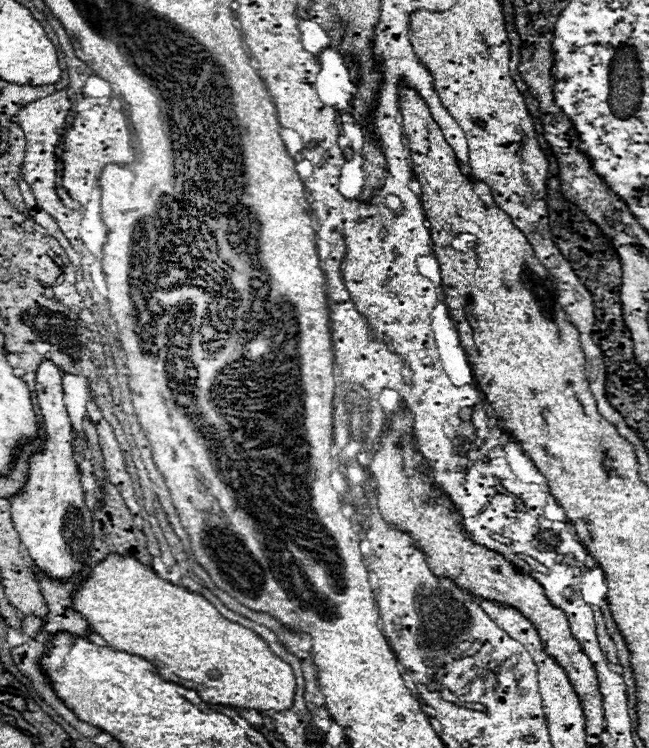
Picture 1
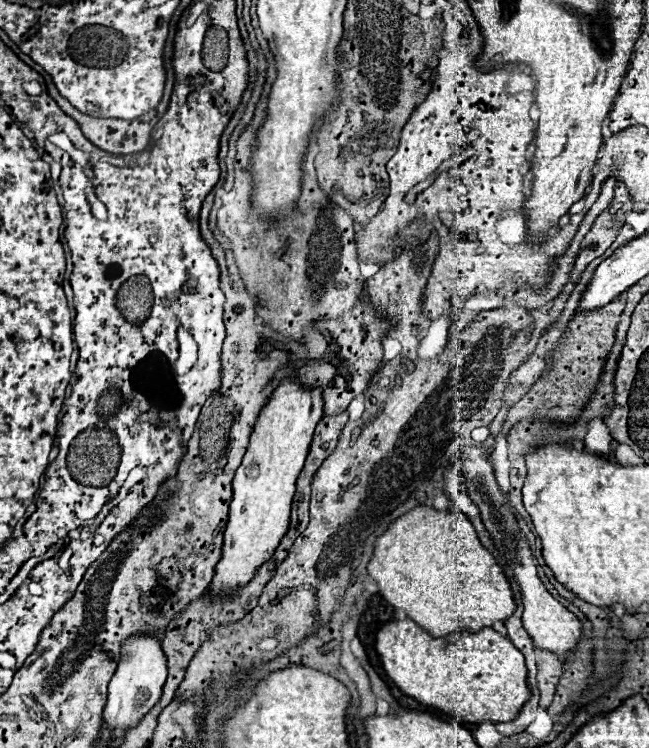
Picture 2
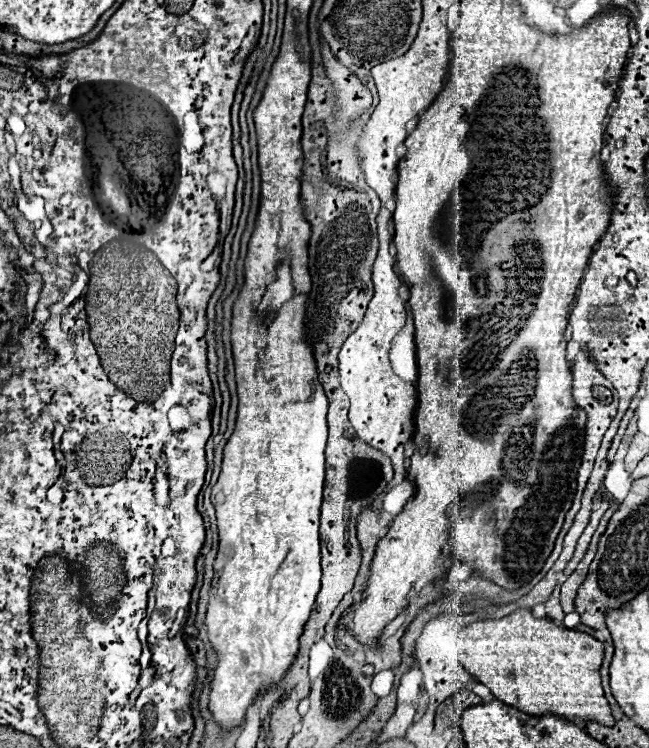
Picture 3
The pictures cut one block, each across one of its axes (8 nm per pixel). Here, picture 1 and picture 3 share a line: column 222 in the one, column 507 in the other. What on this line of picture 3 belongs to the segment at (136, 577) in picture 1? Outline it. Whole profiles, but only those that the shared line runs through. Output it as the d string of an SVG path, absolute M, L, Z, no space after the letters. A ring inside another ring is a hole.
M518 610L500 620L484 620L462 628L458 660L490 688L496 700L520 712L530 716L556 714L568 722L594 720L608 728L614 726L600 680L604 644L584 632L560 628L546 618L534 618L530 610Z

